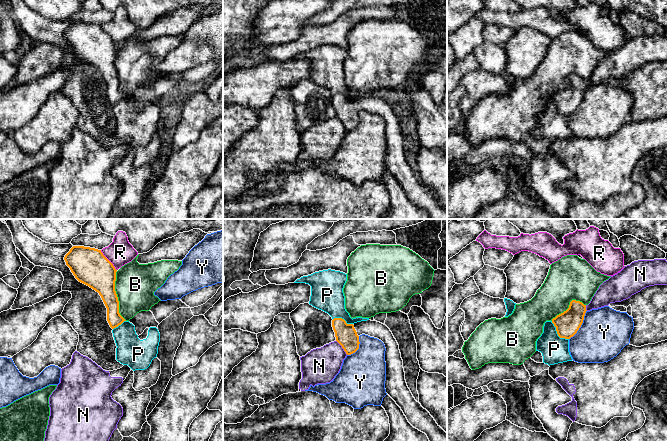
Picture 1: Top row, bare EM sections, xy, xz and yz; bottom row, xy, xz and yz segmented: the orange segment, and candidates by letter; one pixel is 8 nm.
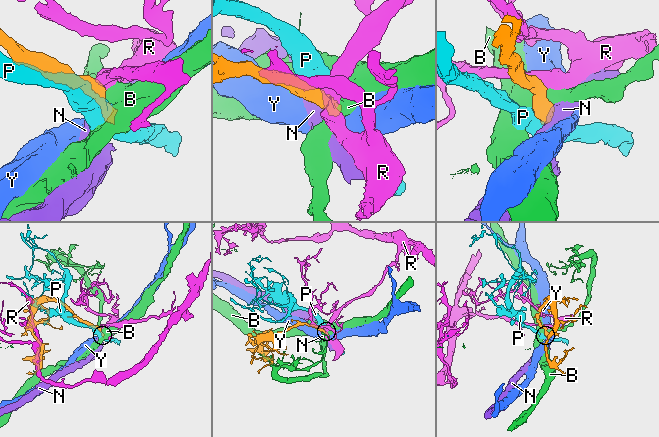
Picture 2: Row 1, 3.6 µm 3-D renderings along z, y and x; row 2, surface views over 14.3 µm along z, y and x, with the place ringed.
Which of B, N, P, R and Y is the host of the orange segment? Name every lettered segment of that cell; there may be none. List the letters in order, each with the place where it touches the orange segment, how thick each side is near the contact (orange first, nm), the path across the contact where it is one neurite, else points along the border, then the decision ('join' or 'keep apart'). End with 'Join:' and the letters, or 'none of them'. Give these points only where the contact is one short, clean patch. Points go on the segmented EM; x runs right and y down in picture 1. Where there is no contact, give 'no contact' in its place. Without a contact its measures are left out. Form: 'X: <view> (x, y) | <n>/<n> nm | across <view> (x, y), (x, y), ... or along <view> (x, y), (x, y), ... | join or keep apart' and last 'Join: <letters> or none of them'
B: xy (116, 296) | 260/320 nm | keep apart
N: xz (342, 347) | 170/280 nm | along xz (336, 340), (347, 354) | keep apart
P: yz (557, 333) | 200/220 nm | along yz (551, 321), (556, 333), (560, 337), (568, 339) | keep apart
R: xy (108, 260) | 280/200 nm | along xy (100, 250), (116, 270) | keep apart
Y: yz (581, 324) | 200/380 nm | along yz (586, 310), (581, 326), (569, 339) | keep apart
Join: none of them

